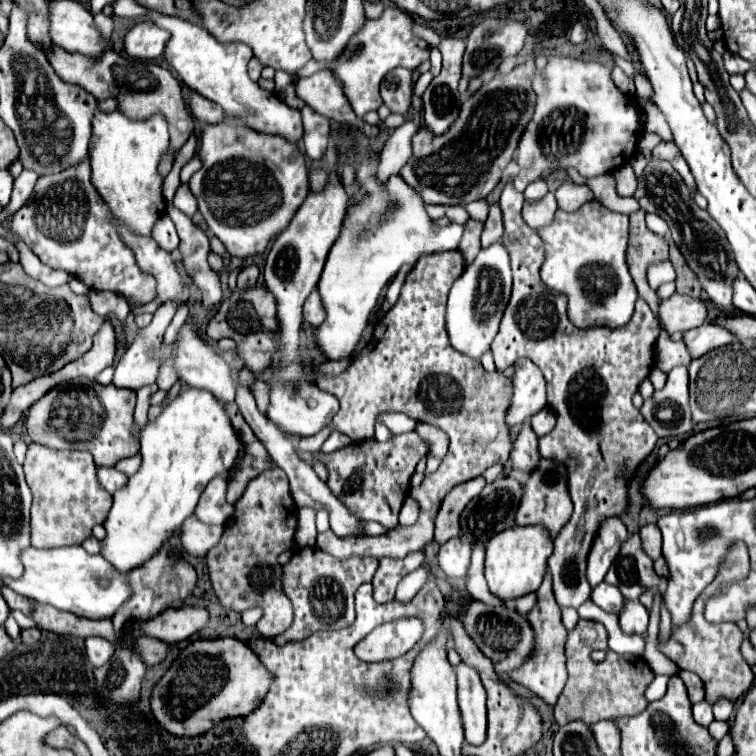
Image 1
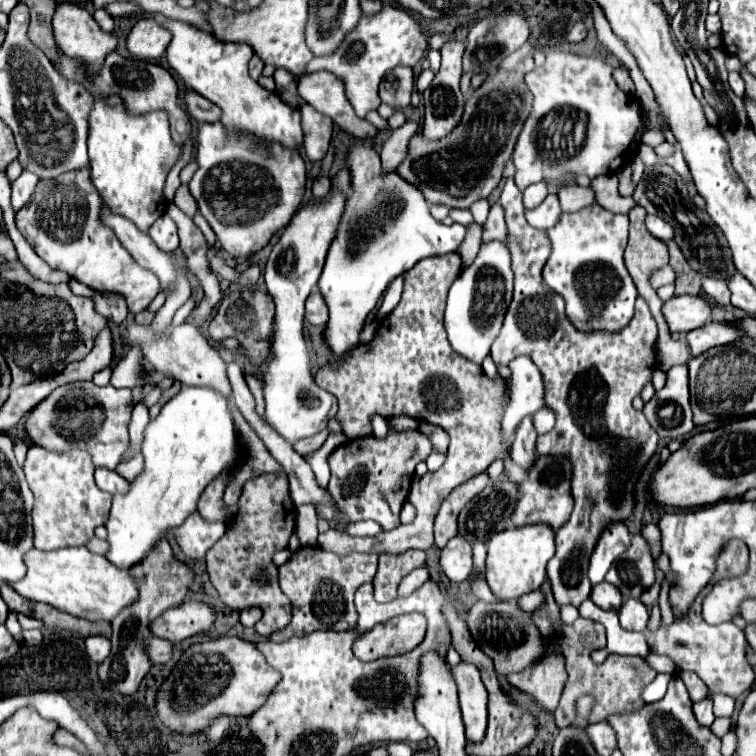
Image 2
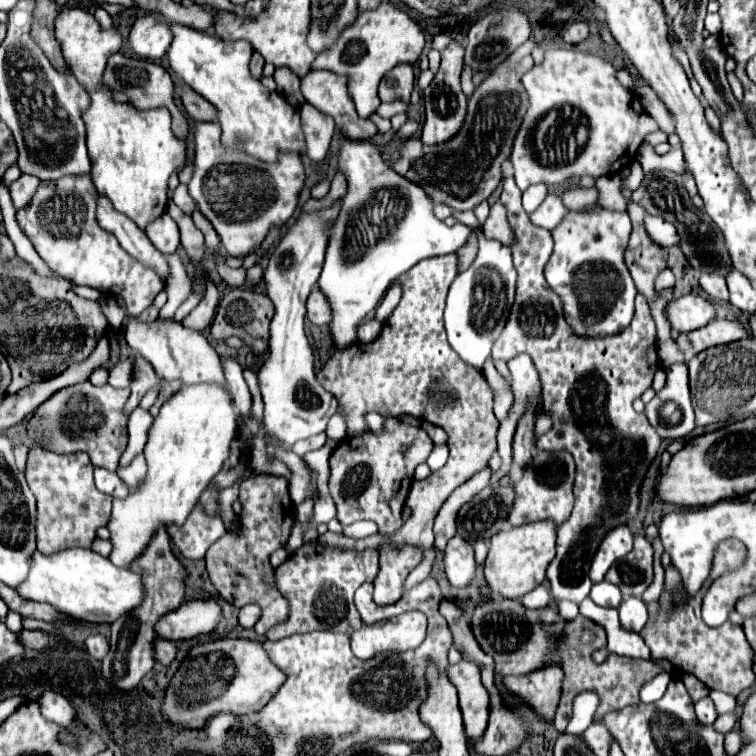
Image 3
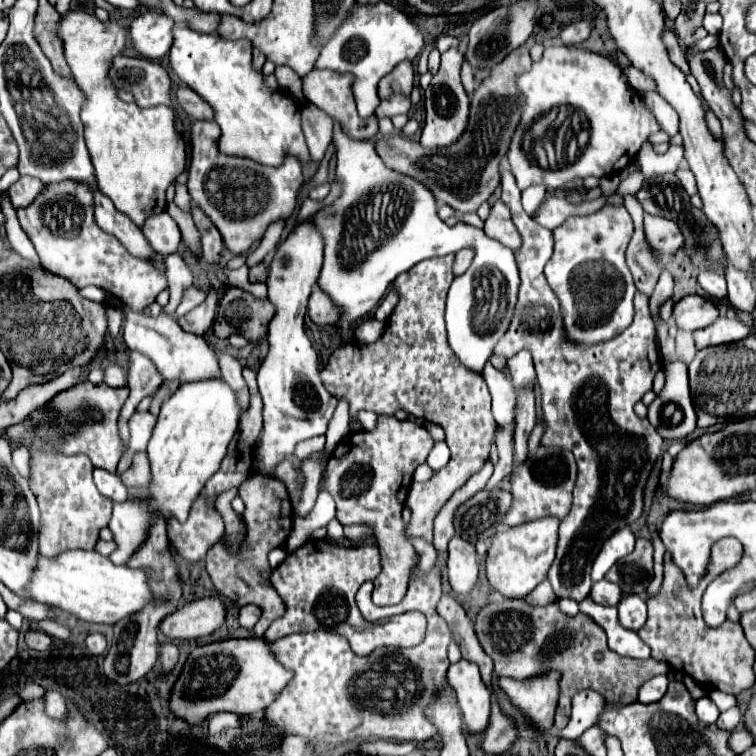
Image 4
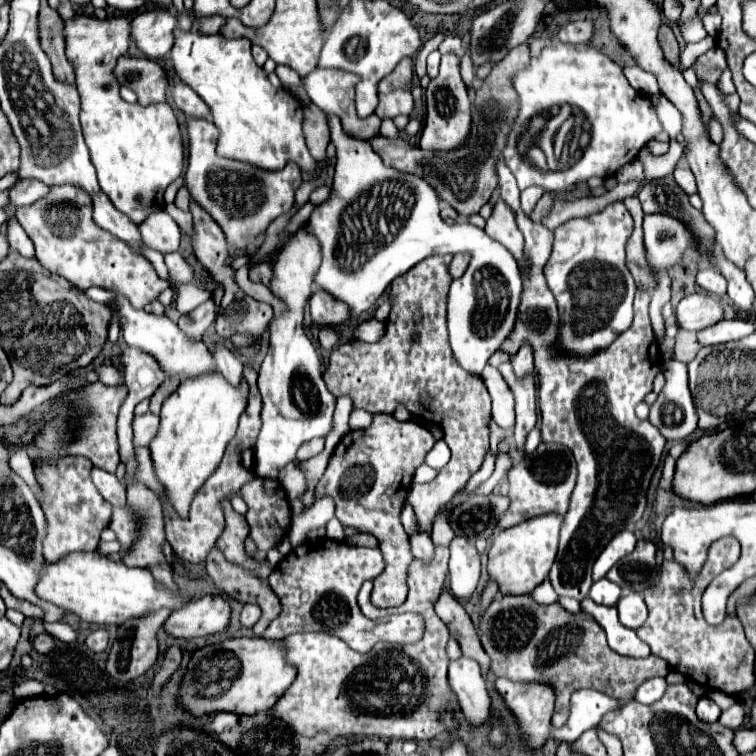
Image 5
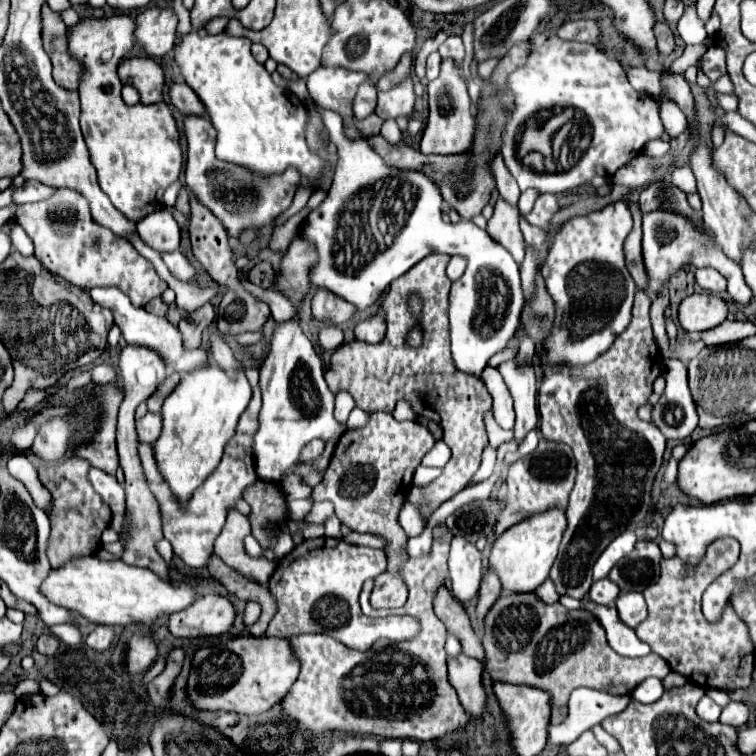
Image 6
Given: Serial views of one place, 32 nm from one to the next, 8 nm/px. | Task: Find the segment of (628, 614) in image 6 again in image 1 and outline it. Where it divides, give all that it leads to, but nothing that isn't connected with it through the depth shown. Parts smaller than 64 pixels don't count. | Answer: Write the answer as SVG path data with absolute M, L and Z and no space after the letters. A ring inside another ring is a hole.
M626 602L624 610L618 614L620 628L628 634L646 634L648 610L640 602Z

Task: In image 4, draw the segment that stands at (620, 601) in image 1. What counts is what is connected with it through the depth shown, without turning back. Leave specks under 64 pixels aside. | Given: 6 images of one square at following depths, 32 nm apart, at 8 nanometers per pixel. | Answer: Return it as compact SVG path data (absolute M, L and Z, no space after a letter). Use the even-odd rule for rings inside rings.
M600 580L600 582L592 584L590 598L602 606L616 606L622 598L622 590L620 590L620 586L616 586L608 580Z

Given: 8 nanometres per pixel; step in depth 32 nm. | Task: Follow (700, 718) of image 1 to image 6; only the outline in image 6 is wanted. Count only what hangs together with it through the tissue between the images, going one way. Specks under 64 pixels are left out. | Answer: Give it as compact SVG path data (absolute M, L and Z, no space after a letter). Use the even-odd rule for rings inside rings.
M704 696L698 706L696 706L696 714L702 718L702 720L708 720L708 722L716 722L720 718L720 712L722 708L708 696Z

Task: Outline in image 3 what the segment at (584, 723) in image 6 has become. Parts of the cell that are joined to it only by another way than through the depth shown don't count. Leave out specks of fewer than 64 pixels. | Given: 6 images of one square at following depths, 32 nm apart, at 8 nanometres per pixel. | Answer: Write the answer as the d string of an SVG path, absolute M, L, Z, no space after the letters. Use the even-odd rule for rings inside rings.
M582 692L580 696L576 696L576 700L574 700L574 716L572 716L566 732L582 734L592 724L596 708L598 708L598 696L596 694Z

